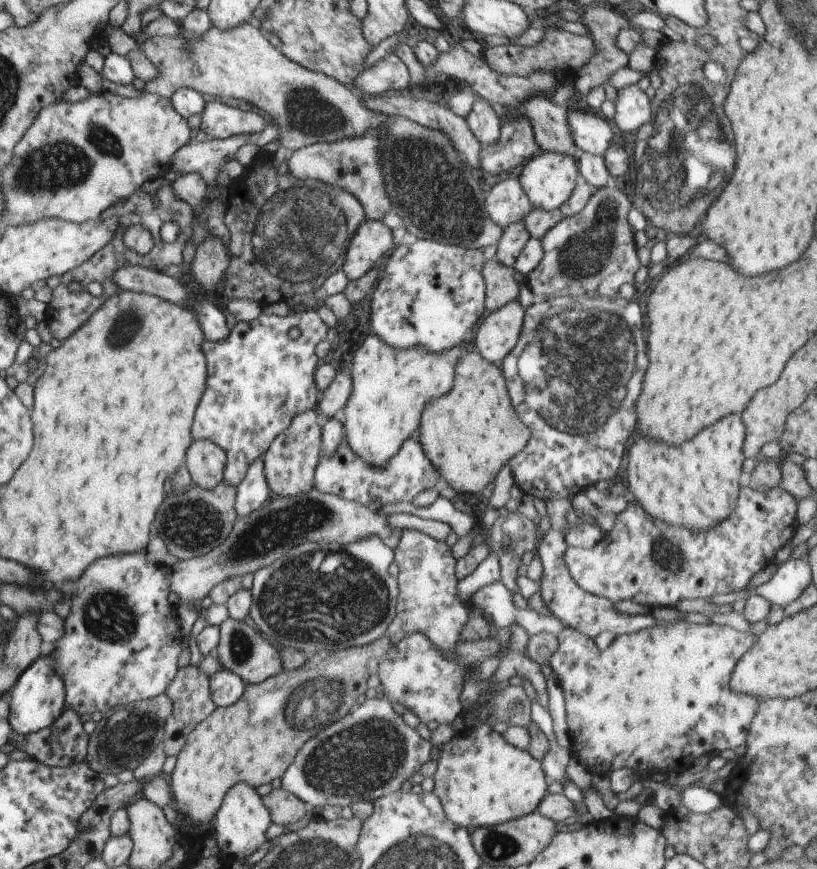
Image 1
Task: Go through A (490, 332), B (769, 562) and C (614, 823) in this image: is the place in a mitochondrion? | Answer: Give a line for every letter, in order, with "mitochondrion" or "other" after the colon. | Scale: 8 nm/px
A: other
B: other
C: other

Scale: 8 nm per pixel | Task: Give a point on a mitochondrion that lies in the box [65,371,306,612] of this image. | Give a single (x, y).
(195, 523)

